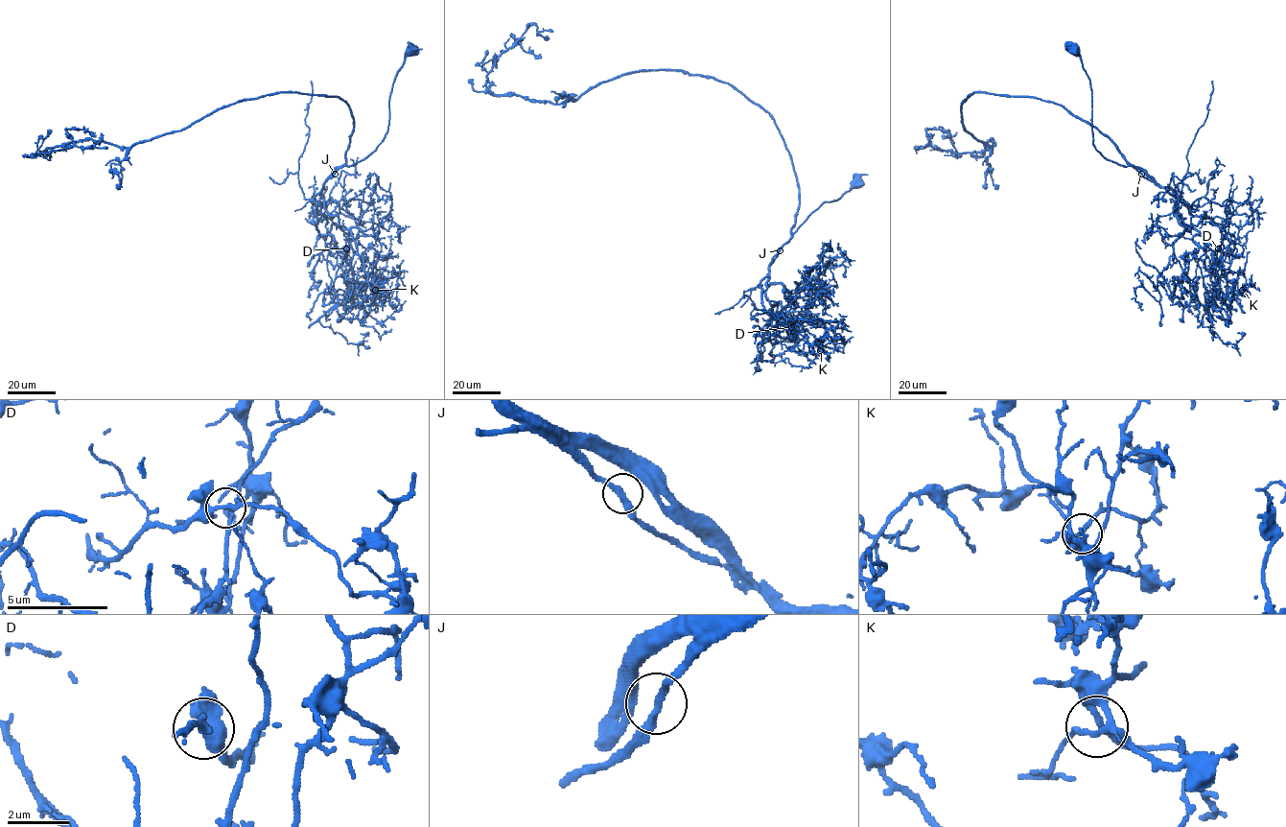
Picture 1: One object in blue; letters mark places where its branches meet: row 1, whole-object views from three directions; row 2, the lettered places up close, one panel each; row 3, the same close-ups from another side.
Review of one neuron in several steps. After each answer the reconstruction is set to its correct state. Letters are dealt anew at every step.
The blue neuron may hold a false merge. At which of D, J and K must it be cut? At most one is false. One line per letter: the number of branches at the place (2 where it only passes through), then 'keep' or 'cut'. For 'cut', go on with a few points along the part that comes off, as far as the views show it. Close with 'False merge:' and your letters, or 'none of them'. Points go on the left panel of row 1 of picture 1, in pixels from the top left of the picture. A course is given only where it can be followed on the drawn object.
D: 2 branches meet; cut; foreign part runs (346, 249), (365, 260), (355, 295), (331, 307), (319, 322), (348, 343), (362, 343), (367, 333)
J: 2 branches meet; keep
K: 2 branches meet; keep
False merge: D

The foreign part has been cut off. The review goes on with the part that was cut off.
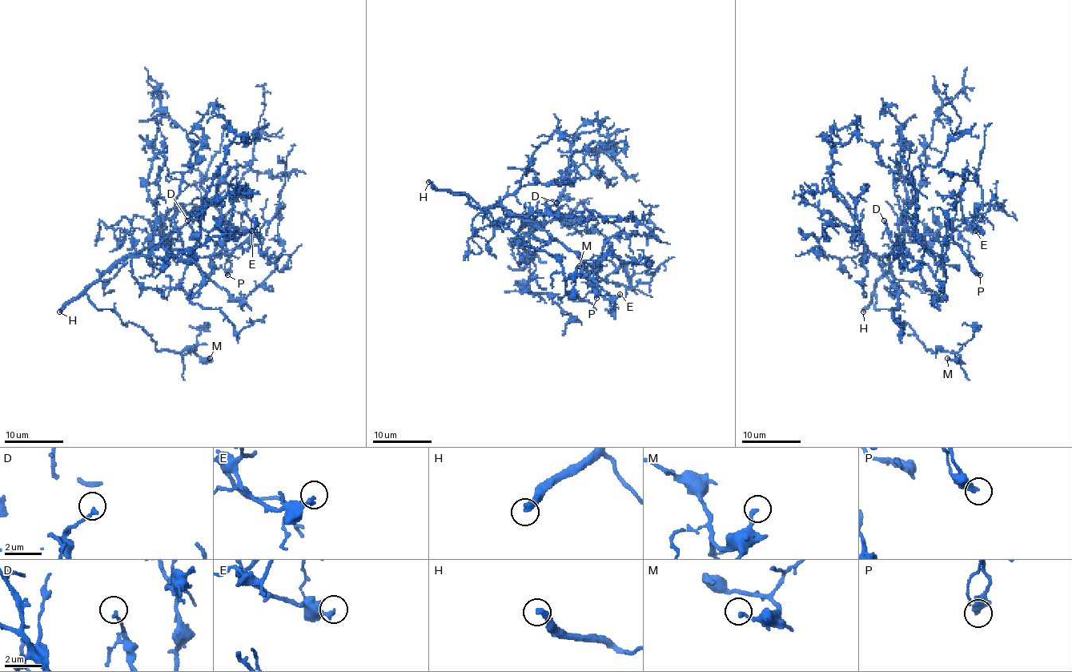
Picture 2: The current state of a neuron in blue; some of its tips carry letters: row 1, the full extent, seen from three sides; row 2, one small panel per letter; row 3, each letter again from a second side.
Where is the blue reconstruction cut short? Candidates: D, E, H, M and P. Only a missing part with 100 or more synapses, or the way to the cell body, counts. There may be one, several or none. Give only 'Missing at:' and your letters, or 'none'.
Missing at: H

